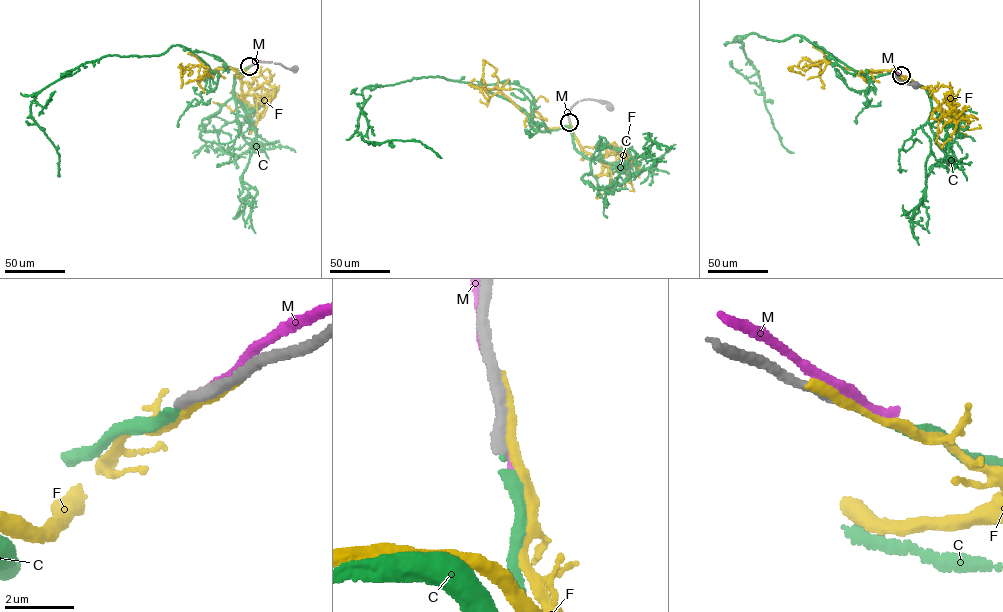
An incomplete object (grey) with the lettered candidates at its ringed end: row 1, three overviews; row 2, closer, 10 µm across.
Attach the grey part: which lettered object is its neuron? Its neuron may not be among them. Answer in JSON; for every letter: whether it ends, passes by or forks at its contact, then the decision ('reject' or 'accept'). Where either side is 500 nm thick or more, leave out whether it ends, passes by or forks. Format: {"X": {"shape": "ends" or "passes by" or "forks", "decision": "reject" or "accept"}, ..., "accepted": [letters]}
{"C": {"shape": "ends", "decision": "accept"}, "F": {"shape": "ends", "decision": "reject"}, "M": {"shape": "passes by", "decision": "reject"}, "accepted": ["C"]}

